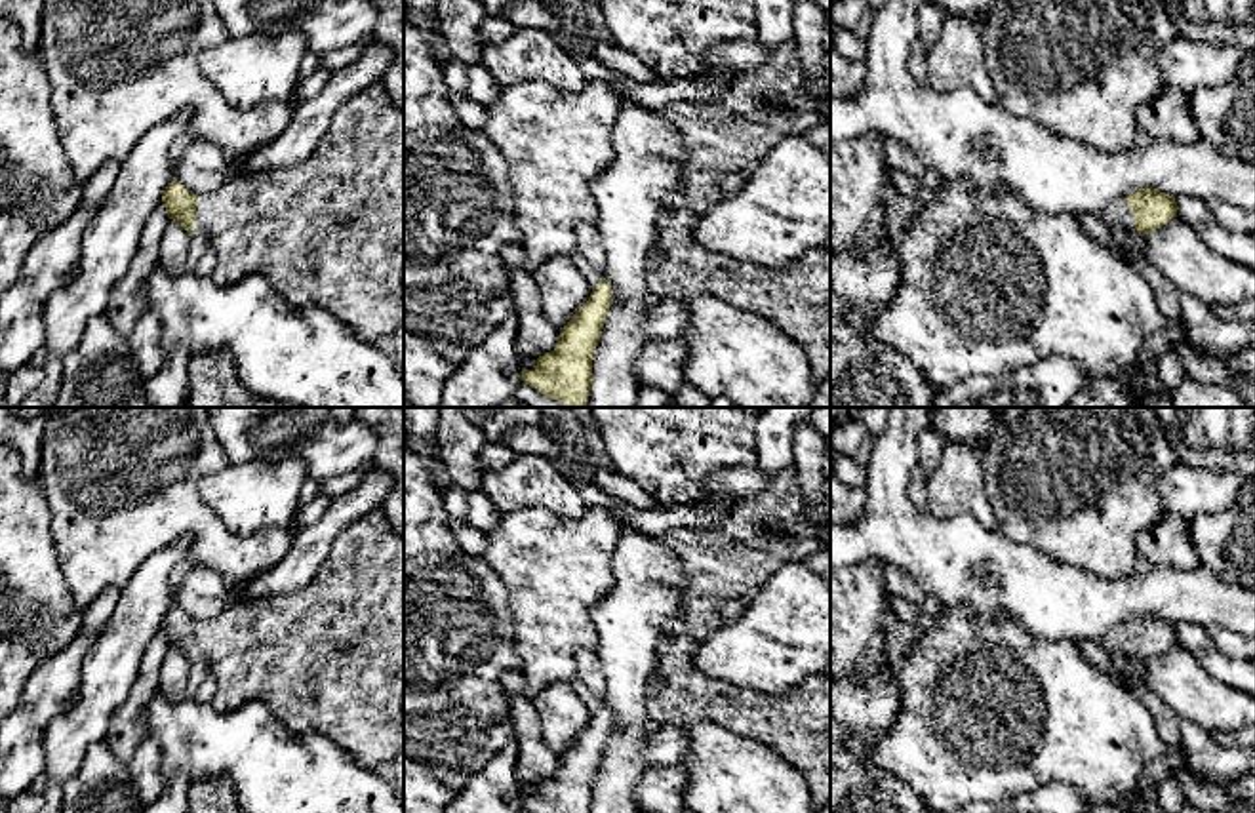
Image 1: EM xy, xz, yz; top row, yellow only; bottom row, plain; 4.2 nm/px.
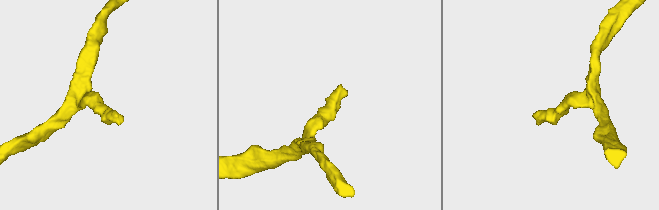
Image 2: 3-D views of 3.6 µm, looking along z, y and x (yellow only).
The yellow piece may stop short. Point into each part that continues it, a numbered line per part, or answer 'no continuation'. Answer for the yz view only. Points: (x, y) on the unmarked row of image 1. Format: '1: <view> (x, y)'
1: yz (1118, 640)

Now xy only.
1: xy (328, 659)

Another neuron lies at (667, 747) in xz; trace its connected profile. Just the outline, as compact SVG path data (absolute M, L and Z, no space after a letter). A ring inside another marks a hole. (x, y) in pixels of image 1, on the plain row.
M676 722L659 725L644 748L646 767L667 767L682 763L689 746L689 729Z

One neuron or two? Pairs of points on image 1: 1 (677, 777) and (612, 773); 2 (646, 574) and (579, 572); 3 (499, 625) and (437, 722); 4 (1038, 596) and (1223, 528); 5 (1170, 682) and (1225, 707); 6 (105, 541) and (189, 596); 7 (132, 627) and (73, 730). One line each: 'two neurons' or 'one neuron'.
1: two neurons
2: two neurons
3: one neuron
4: two neurons
5: one neuron
6: two neurons
7: one neuron

